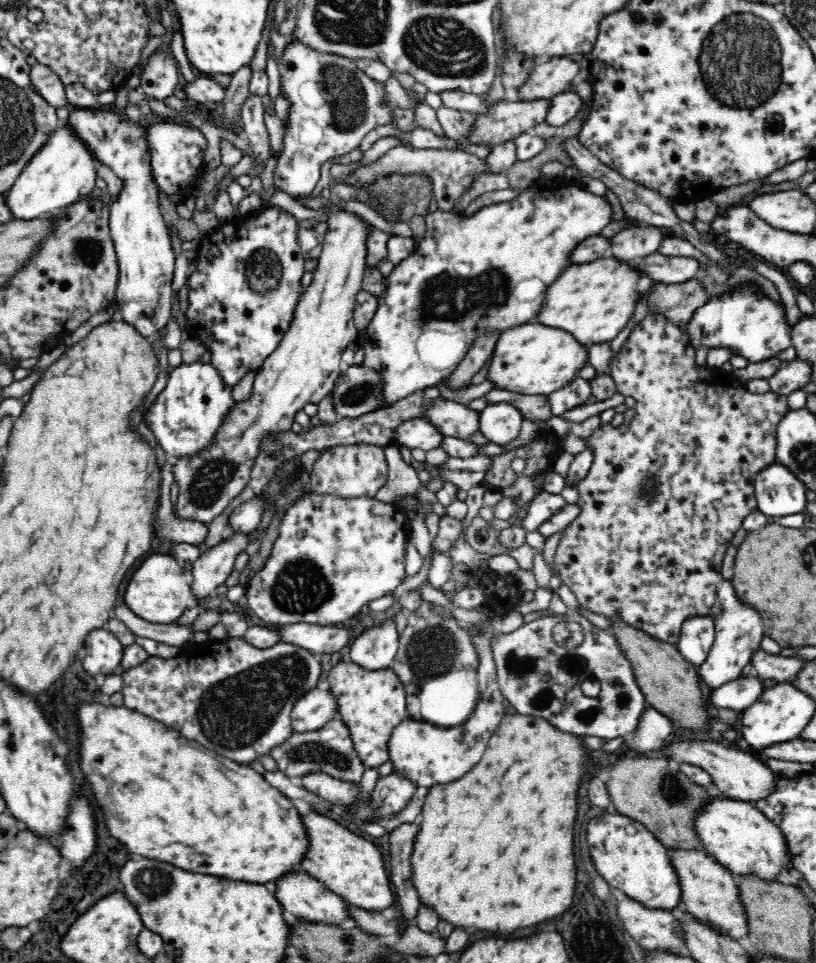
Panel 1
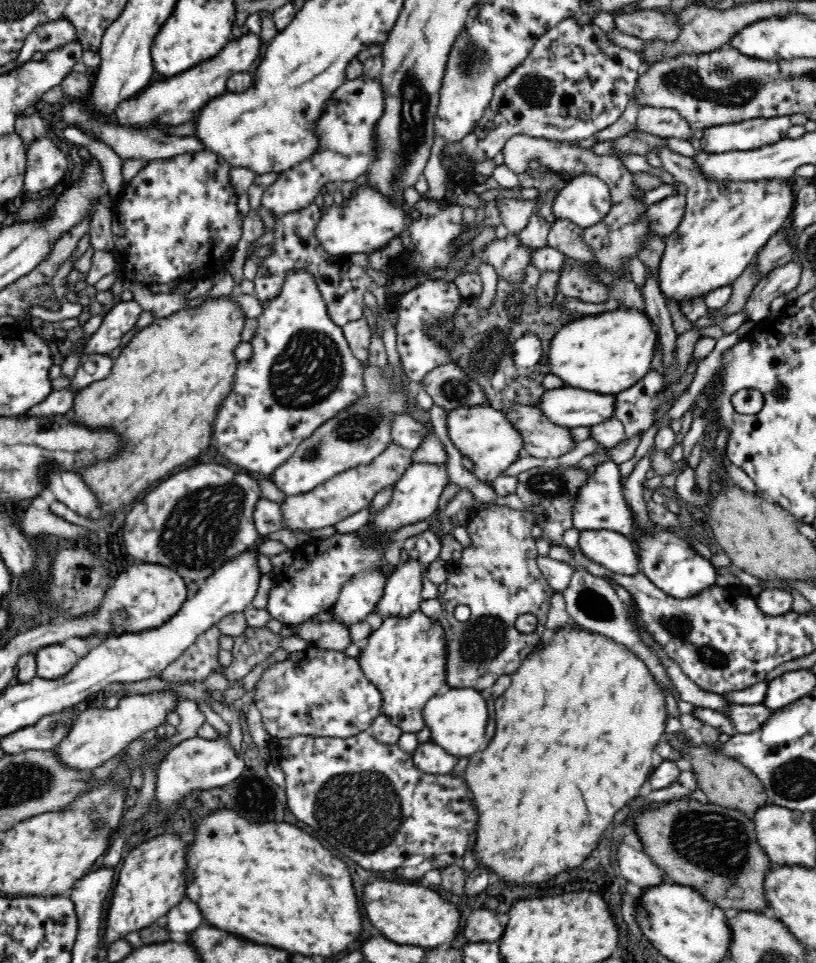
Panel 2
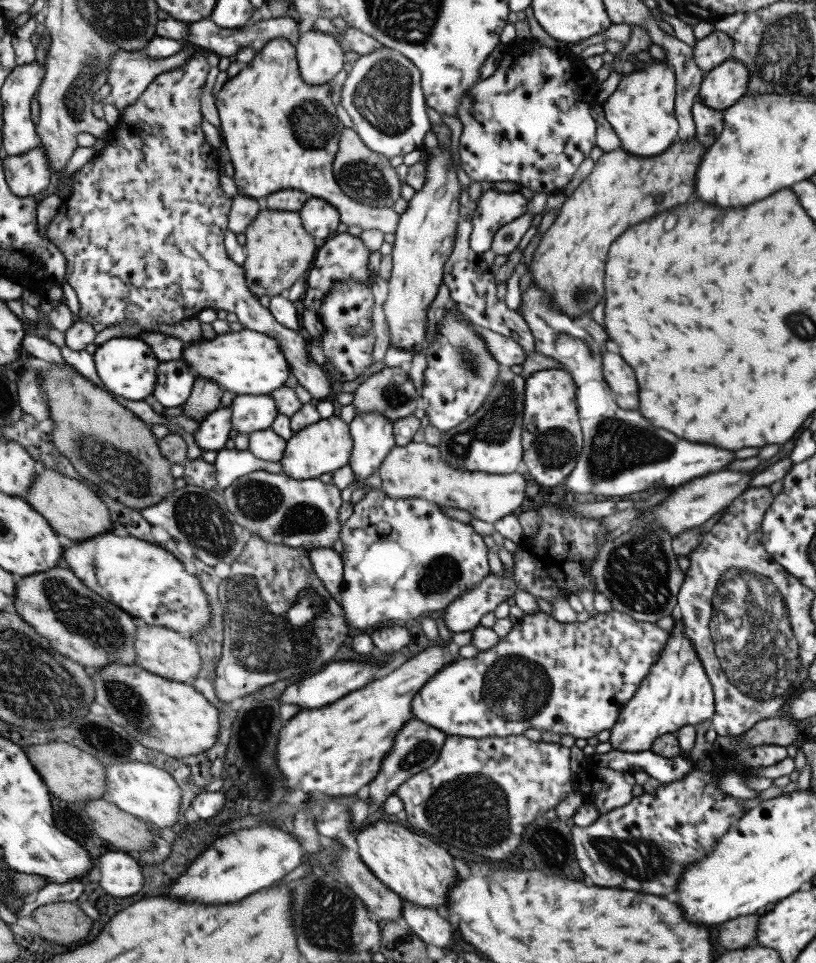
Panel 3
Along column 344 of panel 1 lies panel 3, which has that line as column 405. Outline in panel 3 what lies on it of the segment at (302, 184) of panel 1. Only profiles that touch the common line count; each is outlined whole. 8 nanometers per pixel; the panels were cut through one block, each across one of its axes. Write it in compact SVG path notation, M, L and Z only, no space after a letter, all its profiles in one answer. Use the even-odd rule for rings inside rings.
M381 45L370 54L360 54L341 91L341 105L351 116L353 129L370 150L392 158L424 147L424 137L432 125L426 113L421 72L400 52Z

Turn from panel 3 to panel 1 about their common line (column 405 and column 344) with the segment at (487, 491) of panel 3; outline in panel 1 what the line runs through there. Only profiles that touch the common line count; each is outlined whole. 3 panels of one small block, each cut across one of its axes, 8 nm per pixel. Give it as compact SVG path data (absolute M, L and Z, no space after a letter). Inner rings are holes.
M340 444L330 446L318 457L314 463L310 492L318 494L333 494L342 498L375 498L376 493L386 484L389 476L389 466L383 447L373 444Z

